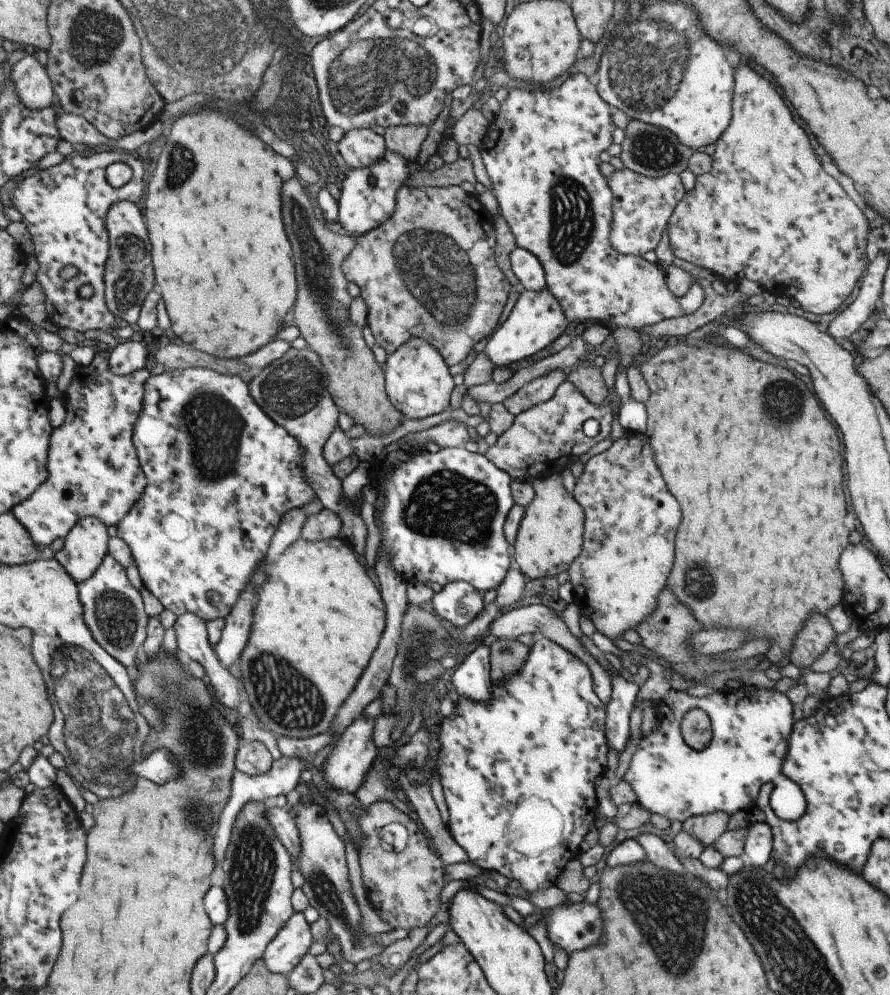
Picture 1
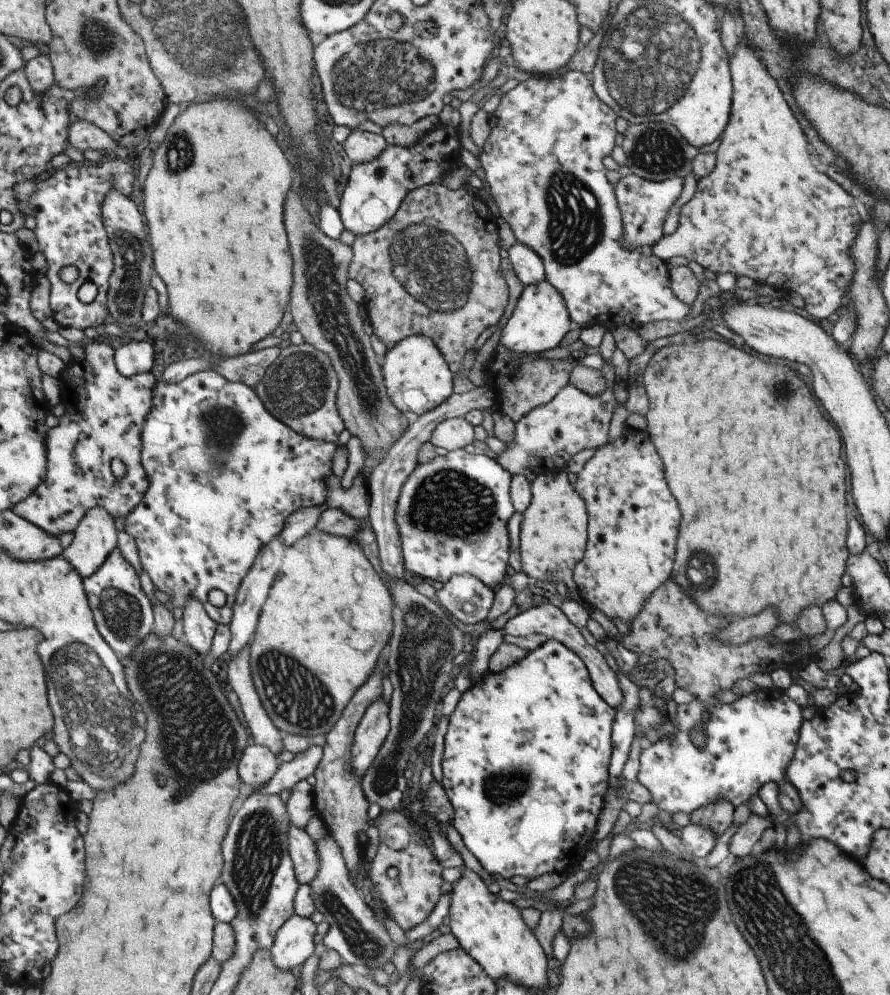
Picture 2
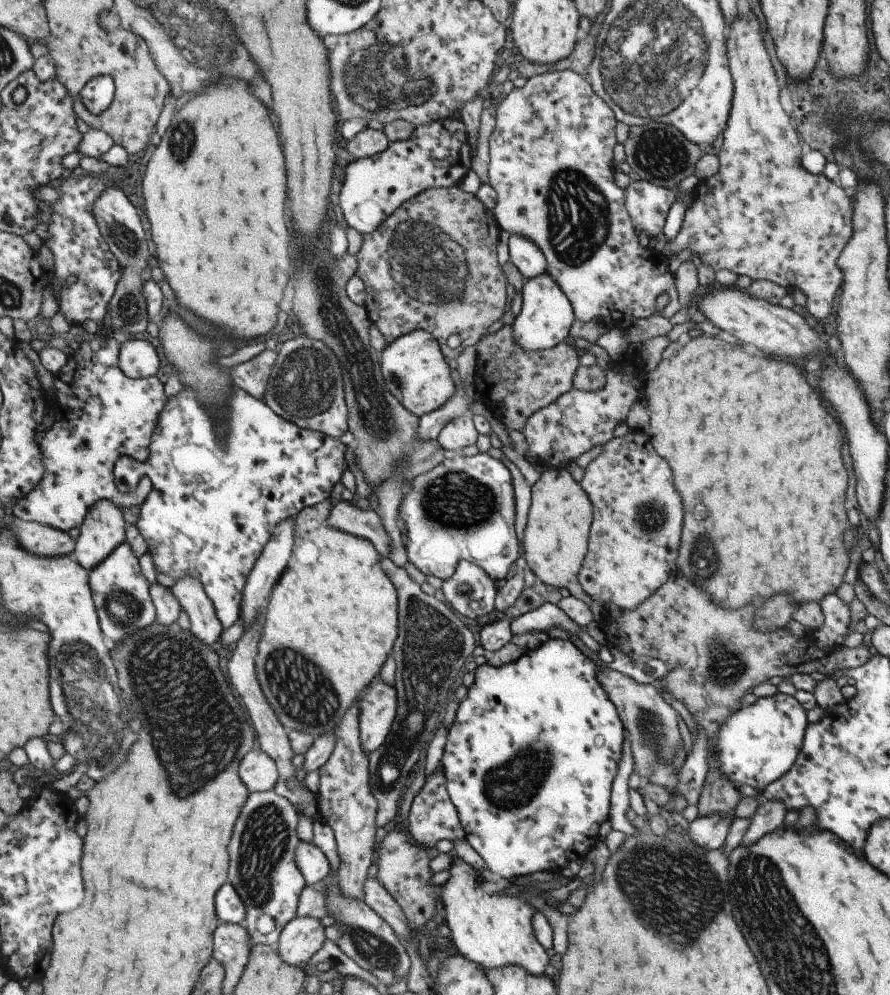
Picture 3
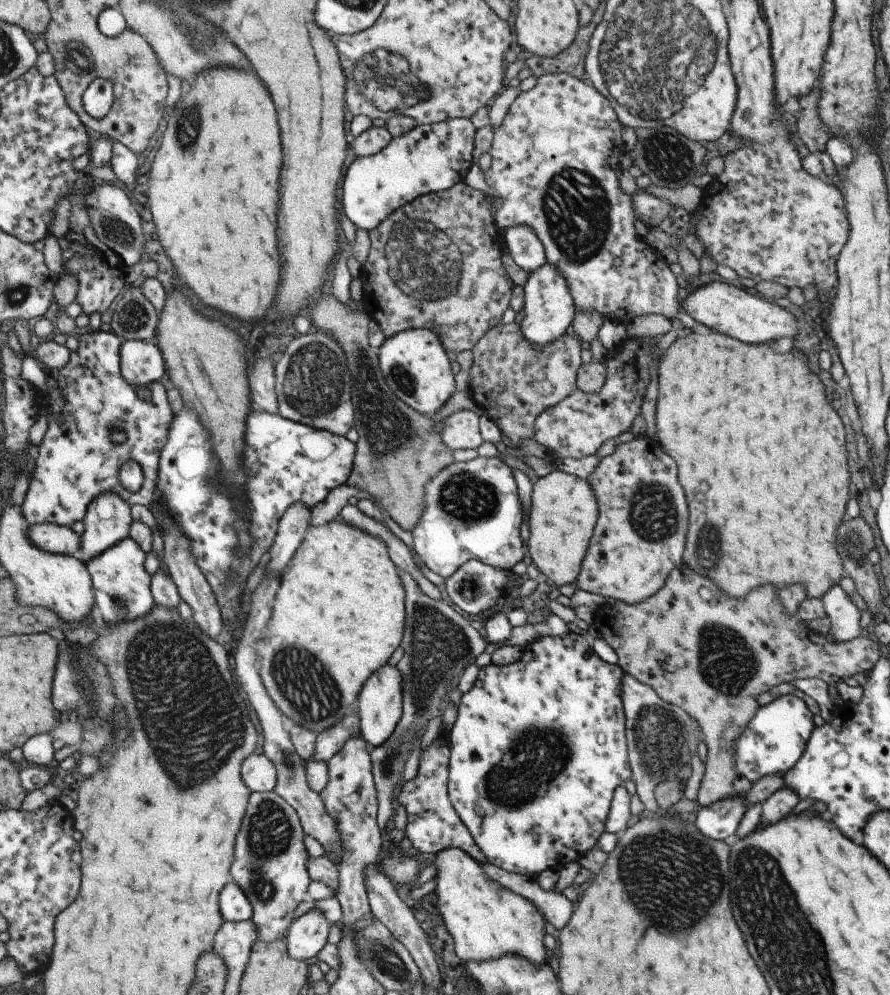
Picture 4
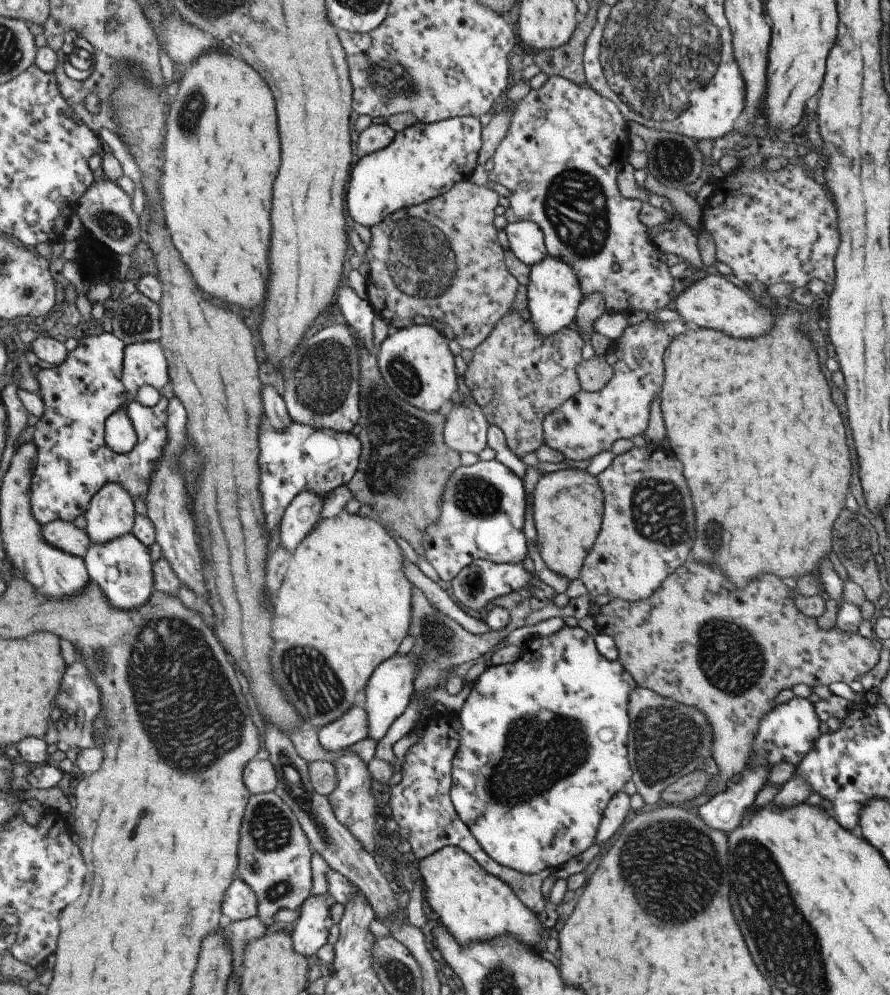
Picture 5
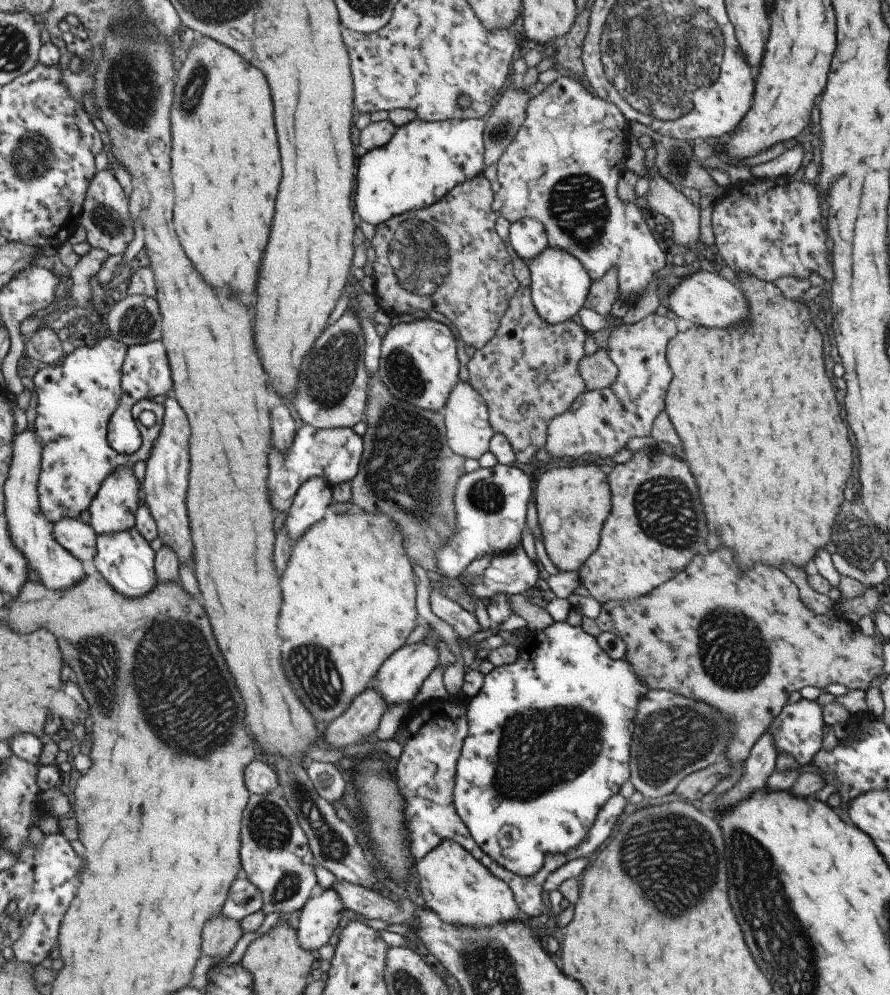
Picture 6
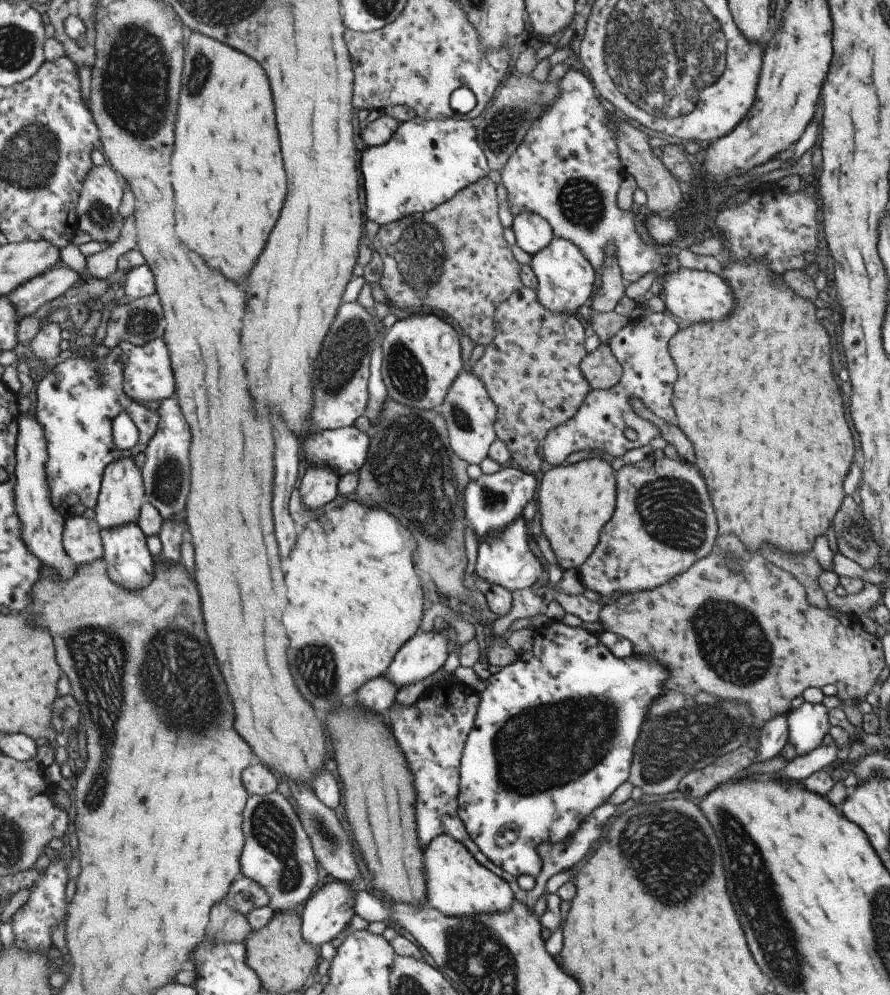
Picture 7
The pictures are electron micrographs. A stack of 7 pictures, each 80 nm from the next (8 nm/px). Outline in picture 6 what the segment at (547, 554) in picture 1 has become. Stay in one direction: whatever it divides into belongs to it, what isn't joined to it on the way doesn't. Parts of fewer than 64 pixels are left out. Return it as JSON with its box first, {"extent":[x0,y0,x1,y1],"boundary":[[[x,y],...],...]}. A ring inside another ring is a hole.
{"extent":[534,461,610,572],"boundary":[[[590,461],[577,462],[575,466],[564,464],[559,468],[537,473],[534,496],[538,510],[538,524],[547,554],[555,562],[555,568],[559,572],[577,572],[597,548],[601,526],[609,515],[610,491],[607,475]]]}

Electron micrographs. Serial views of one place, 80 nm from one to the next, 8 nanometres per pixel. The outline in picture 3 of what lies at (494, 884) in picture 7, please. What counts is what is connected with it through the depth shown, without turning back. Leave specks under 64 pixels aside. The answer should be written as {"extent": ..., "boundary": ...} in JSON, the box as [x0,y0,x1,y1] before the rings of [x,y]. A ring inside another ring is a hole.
{"extent":[440,853,550,975],"boundary":[[[453,853],[451,868],[448,870],[450,878],[440,888],[440,902],[444,912],[444,927],[447,935],[450,936],[457,954],[463,955],[468,961],[481,965],[485,969],[497,969],[506,967],[507,965],[519,965],[525,967],[531,974],[542,975],[550,973],[547,968],[549,964],[549,954],[543,948],[543,944],[537,940],[535,936],[535,928],[533,928],[533,916],[535,916],[535,908],[531,902],[521,900],[515,891],[500,892],[494,895],[487,894],[481,886],[482,878],[480,871],[471,864],[467,864],[463,858],[459,858]]]}

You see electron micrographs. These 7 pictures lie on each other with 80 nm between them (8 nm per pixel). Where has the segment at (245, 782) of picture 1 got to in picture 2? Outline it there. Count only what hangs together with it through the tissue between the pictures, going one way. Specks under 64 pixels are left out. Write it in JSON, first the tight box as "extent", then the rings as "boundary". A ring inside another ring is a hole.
{"extent":[244,745,324,797],"boundary":[[[315,745],[305,752],[299,753],[290,763],[281,763],[272,781],[262,789],[253,789],[244,784],[244,797],[249,792],[261,791],[262,793],[281,794],[282,790],[291,789],[300,781],[316,774],[324,755],[324,746]]]}

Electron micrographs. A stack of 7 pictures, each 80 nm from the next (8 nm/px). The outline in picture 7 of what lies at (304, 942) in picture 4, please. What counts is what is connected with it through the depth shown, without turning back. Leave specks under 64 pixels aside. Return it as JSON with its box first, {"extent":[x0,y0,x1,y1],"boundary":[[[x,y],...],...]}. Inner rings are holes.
{"extent":[302,880,358,948],"boundary":[[[338,880],[336,882],[325,883],[314,895],[310,896],[302,910],[303,938],[315,948],[319,948],[326,942],[330,943],[331,940],[335,940],[335,938],[343,937],[344,934],[350,930],[349,926],[351,926],[353,916],[356,914],[356,902],[354,899],[357,897],[357,893],[358,892],[353,890],[345,881]]]}

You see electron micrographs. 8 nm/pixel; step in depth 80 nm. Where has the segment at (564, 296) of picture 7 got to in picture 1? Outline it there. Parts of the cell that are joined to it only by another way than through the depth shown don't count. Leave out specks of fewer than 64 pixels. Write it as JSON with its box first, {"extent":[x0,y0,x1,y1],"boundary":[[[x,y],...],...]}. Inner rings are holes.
{"extent":[485,286,567,367],"boundary":[[[548,286],[540,291],[523,289],[509,318],[487,341],[485,351],[497,367],[507,367],[517,360],[532,358],[537,352],[551,346],[555,338],[563,334],[565,328],[567,328],[567,319],[563,308]]]}

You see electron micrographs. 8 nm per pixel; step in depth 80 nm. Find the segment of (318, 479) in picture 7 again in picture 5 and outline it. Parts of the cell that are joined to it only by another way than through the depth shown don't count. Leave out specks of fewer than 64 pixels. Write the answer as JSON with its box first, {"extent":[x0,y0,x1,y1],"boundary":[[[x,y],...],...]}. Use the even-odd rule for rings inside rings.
{"extent":[280,489,326,550],"boundary":[[[307,489],[297,495],[280,522],[281,536],[283,536],[281,540],[285,548],[289,550],[297,548],[313,530],[313,527],[323,519],[325,501],[326,496],[314,490]]]}

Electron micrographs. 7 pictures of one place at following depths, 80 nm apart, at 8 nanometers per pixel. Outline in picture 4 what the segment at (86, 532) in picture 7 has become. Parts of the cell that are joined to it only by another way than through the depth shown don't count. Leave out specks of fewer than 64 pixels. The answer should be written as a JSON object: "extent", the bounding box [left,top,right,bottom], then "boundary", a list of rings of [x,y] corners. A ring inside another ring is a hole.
{"extent":[29,524,82,555],"boundary":[[[58,524],[31,525],[29,538],[33,544],[53,554],[79,555],[82,550],[82,535]]]}

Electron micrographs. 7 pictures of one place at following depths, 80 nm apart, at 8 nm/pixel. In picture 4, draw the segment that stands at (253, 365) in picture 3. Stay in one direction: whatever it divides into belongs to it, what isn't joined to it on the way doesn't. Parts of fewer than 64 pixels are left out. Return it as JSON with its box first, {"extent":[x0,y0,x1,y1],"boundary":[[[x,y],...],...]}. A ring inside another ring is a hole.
{"extent":[251,360,281,414],"boundary":[[[259,360],[255,364],[255,368],[251,370],[251,386],[253,402],[257,408],[271,414],[281,414],[275,390],[275,366],[271,360]]]}

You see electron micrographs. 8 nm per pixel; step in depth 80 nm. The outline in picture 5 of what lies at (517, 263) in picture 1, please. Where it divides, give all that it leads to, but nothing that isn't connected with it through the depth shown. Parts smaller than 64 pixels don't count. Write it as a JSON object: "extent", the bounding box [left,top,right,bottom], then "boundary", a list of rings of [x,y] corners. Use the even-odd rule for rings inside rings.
{"extent":[505,222,549,268],"boundary":[[[536,222],[508,223],[505,227],[505,233],[510,248],[525,264],[526,268],[531,268],[549,255],[543,229]]]}

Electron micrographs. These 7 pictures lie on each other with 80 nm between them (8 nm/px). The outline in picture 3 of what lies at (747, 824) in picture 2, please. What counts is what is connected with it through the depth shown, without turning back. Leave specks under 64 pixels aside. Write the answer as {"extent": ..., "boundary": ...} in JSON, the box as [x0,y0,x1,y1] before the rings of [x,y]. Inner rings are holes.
{"extent":[739,799,786,845],"boundary":[[[765,799],[763,803],[759,803],[739,845],[751,844],[767,832],[779,829],[785,813],[786,806],[779,799]]]}

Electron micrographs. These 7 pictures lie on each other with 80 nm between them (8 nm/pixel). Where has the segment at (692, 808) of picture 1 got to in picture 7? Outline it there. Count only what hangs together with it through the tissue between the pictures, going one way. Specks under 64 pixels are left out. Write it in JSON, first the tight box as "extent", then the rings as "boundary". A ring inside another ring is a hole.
{"extent":[785,702,829,756],"boundary":[[[804,702],[785,714],[788,726],[787,741],[793,745],[797,756],[818,747],[823,736],[829,733],[827,711],[822,703]]]}

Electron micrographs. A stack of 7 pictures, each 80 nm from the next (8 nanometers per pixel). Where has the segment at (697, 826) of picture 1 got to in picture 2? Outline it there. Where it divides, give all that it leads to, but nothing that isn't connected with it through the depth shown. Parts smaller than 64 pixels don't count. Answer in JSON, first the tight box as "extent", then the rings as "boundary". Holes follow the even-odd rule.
{"extent":[690,799,734,836],"boundary":[[[719,799],[690,812],[690,823],[709,827],[719,836],[732,823],[733,812],[734,806],[727,799]]]}

